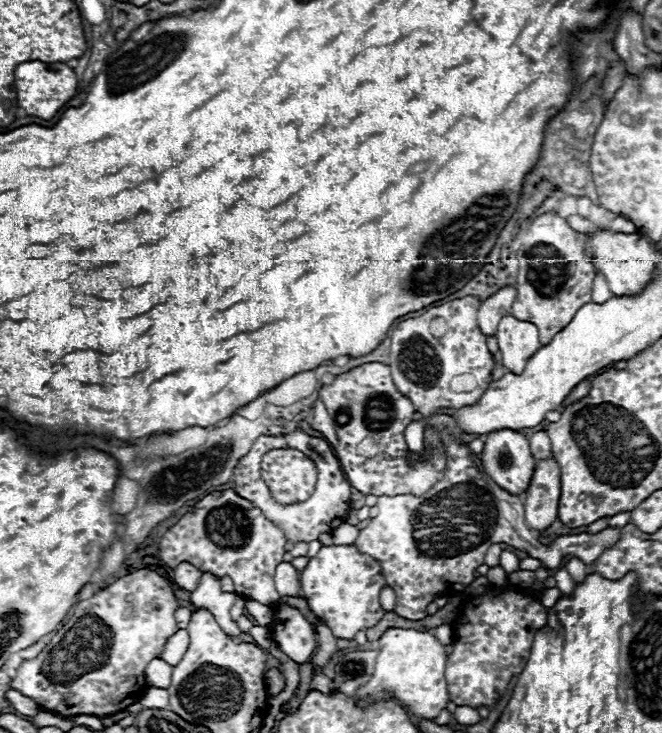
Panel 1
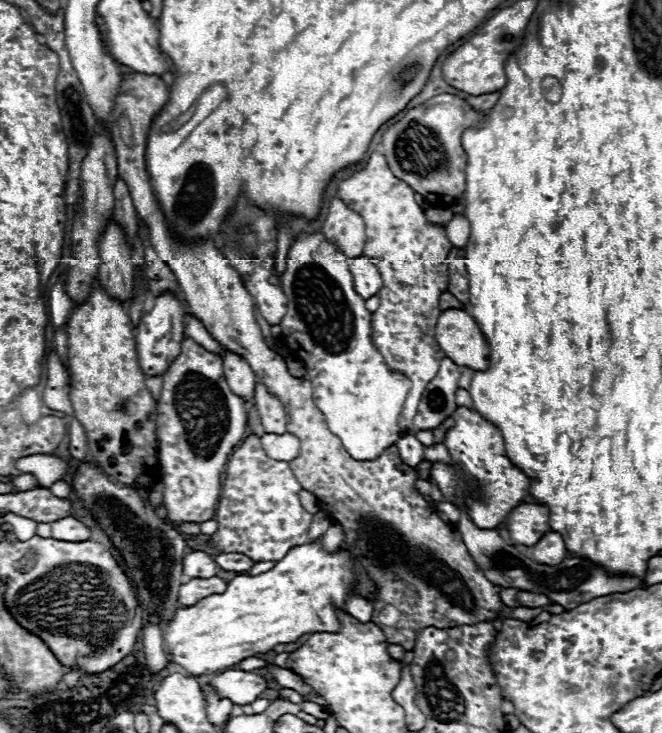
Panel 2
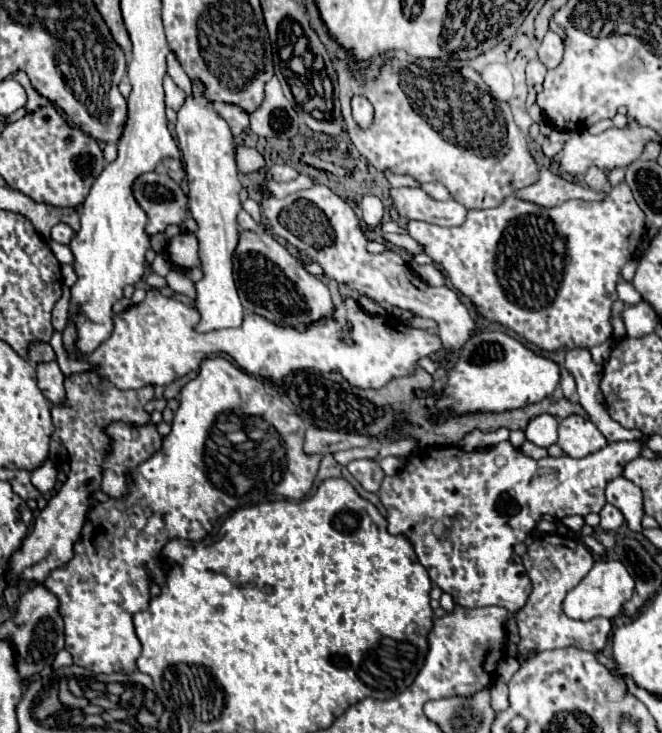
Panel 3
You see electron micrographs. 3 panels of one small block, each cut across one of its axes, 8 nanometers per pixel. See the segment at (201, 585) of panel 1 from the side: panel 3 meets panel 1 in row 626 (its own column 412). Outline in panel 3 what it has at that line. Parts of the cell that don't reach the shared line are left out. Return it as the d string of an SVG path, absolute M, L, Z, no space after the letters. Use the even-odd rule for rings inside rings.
M622 182L616 188L612 188L612 192L608 194L608 198L604 202L568 200L556 208L536 208L536 204L528 204L524 200L516 200L516 196L508 196L498 208L468 210L466 222L458 228L440 228L440 226L412 220L412 222L408 222L408 234L424 248L424 254L428 254L436 264L442 266L442 270L448 274L448 280L452 282L452 286L474 304L478 316L482 316L486 320L494 320L494 322L514 330L516 334L520 334L522 338L526 338L528 342L532 342L534 346L538 346L544 352L568 352L574 348L590 350L598 344L604 344L608 338L612 338L612 330L614 330L612 328L612 302L618 298L616 282L618 282L622 266L632 258L632 254L636 252L638 242L644 234L644 212L640 212L628 184Z

